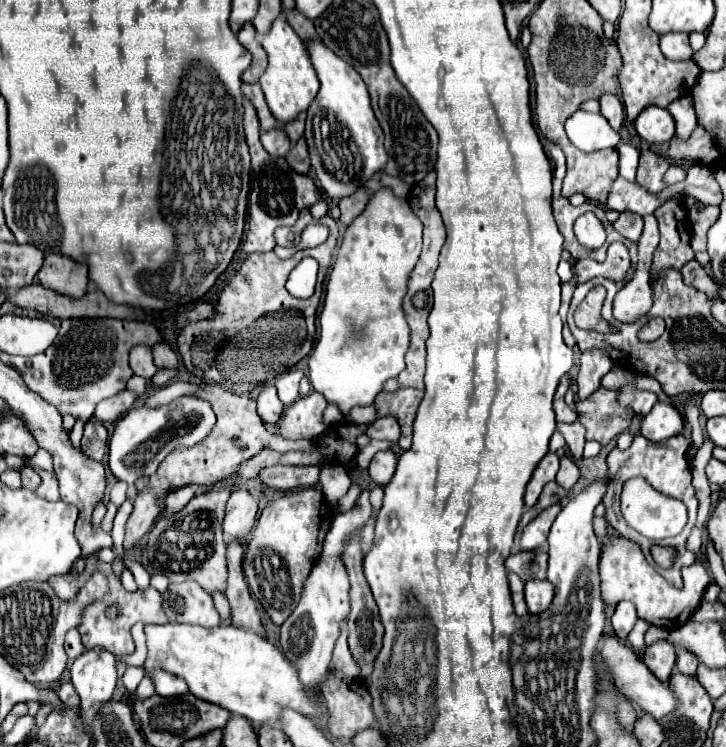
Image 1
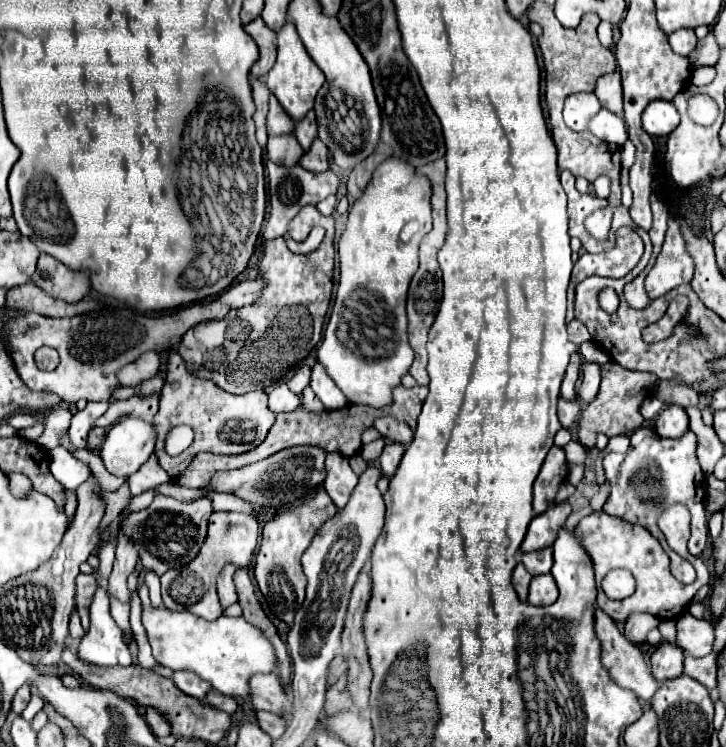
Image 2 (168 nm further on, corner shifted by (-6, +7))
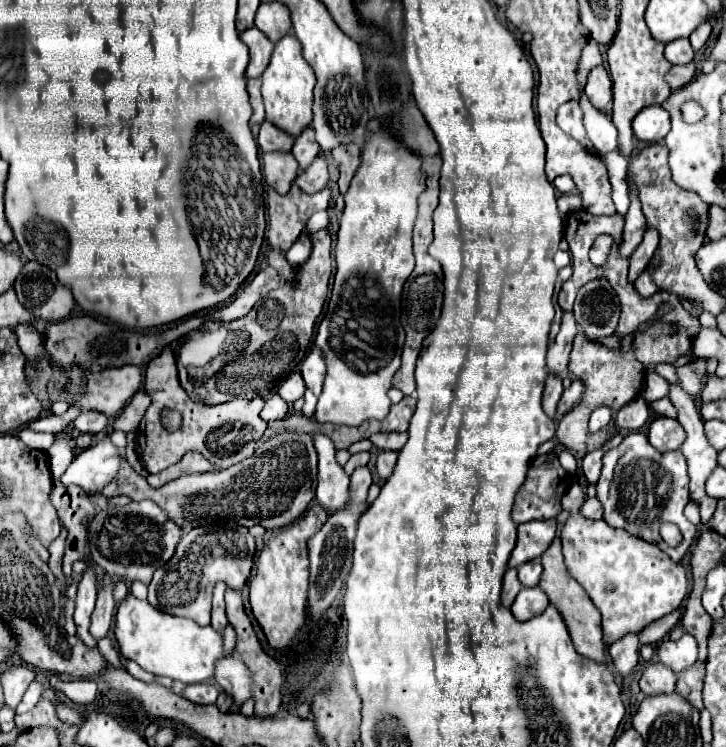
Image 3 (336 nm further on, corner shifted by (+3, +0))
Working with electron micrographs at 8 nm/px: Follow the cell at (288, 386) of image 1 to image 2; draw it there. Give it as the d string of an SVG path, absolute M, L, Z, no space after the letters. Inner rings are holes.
M302 365L302 367L300 367L300 369L290 377L288 387L290 387L292 393L300 395L302 389L308 387L308 383L310 383L310 367L308 367L308 365Z

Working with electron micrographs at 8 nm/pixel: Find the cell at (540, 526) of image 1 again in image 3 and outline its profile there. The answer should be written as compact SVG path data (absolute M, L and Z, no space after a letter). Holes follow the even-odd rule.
M539 520L539 522L525 522L519 524L519 536L517 536L517 546L511 552L509 558L509 568L517 568L525 560L535 560L539 558L553 542L555 538L555 526L557 520Z

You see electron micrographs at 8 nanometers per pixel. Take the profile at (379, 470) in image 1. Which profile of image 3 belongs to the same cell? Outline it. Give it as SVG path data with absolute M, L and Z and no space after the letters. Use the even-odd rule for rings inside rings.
M381 452L377 456L377 474L379 478L389 478L393 468L395 468L395 460L397 460L397 452Z

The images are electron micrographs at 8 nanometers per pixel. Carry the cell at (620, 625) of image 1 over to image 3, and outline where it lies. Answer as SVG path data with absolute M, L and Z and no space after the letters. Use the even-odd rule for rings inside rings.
M629 632L623 638L619 638L617 642L613 642L609 646L609 654L613 660L615 670L621 676L627 676L639 662L639 634L637 632Z

